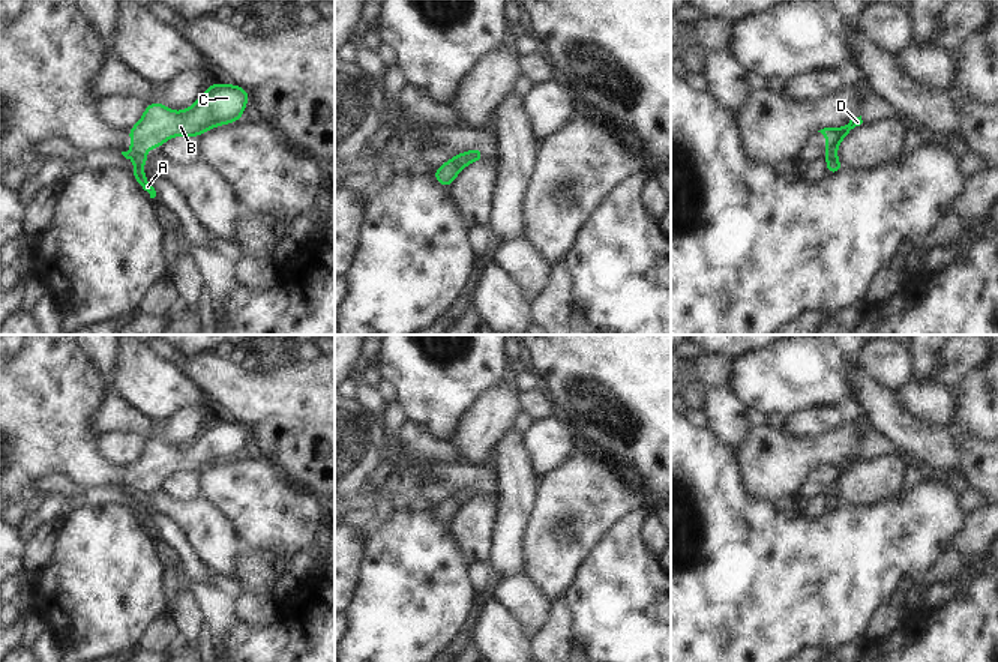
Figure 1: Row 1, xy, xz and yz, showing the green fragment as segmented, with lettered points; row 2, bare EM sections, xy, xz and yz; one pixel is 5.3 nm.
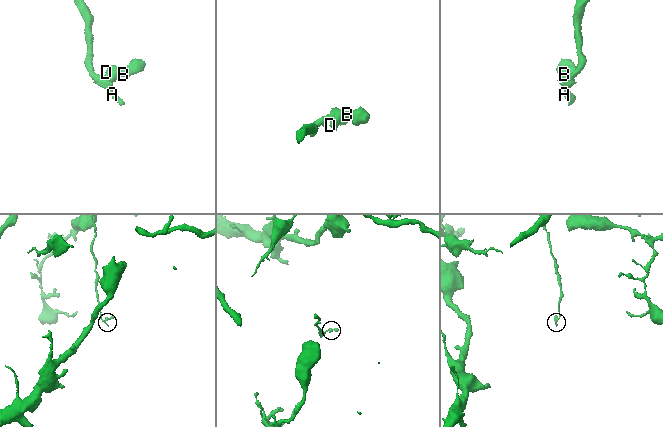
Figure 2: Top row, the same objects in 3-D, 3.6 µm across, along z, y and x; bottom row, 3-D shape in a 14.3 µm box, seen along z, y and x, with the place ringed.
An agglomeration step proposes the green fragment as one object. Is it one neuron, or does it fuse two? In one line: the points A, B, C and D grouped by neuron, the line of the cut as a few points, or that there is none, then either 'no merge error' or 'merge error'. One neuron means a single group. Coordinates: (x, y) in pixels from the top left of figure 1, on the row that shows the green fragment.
A / B C D; cut in yz along (836, 147), (826, 153); merge error

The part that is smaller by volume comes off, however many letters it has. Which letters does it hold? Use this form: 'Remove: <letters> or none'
Remove: B, C, D.

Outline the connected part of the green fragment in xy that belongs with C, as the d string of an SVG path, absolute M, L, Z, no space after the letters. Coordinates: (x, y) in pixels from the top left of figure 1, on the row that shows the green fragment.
M212 83L189 108L177 113L156 102L146 105L140 122L128 131L134 161L147 164L146 149L159 149L171 137L200 137L209 129L243 119L248 92L234 84Z

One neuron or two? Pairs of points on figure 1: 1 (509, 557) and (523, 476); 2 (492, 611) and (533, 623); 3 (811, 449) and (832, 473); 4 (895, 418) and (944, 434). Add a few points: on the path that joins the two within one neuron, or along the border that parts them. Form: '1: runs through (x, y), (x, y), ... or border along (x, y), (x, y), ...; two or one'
1: runs through (509, 538), (515, 496); one
2: border along (489, 593), (529, 635); two
3: border along (856, 452), (842, 463), (818, 466), (800, 491); two
4: runs through (907, 430), (911, 434), (932, 434); one

